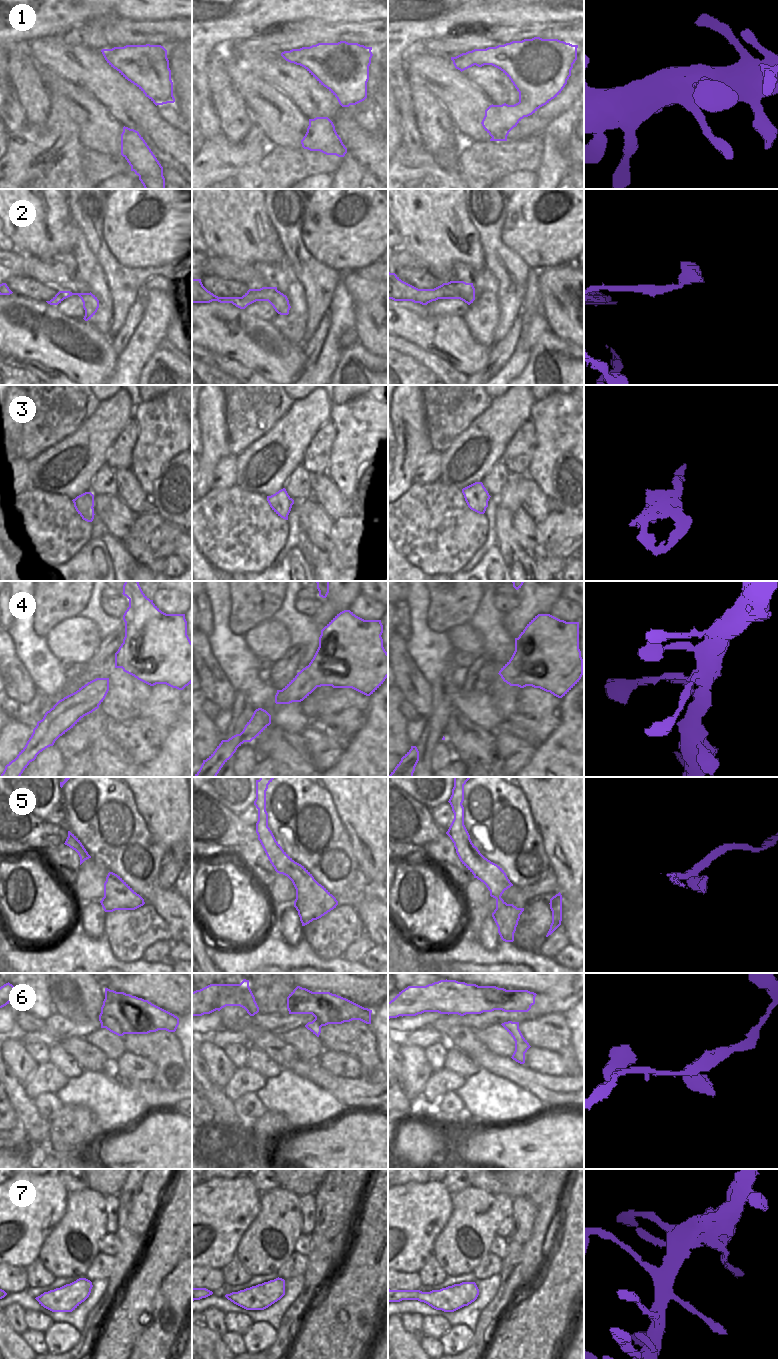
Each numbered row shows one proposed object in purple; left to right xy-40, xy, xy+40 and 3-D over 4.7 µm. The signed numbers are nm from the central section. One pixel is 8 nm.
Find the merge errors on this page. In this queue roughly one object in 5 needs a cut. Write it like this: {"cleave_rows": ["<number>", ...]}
{"cleave_rows": ["3"]}

